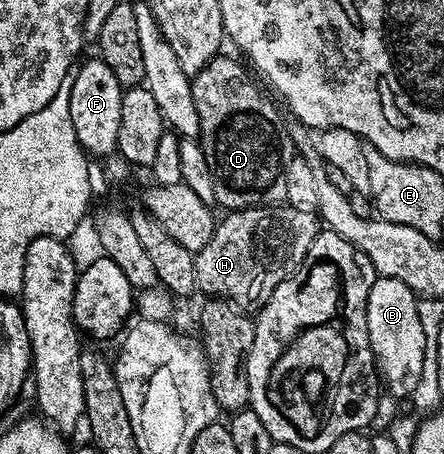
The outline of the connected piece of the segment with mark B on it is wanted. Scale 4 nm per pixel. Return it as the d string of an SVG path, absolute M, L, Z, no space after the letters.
M375 278L368 293L366 320L374 366L378 368L381 386L399 401L405 400L405 395L413 396L416 381L420 381L420 369L424 369L426 338L420 326L418 300L416 292L399 279Z

